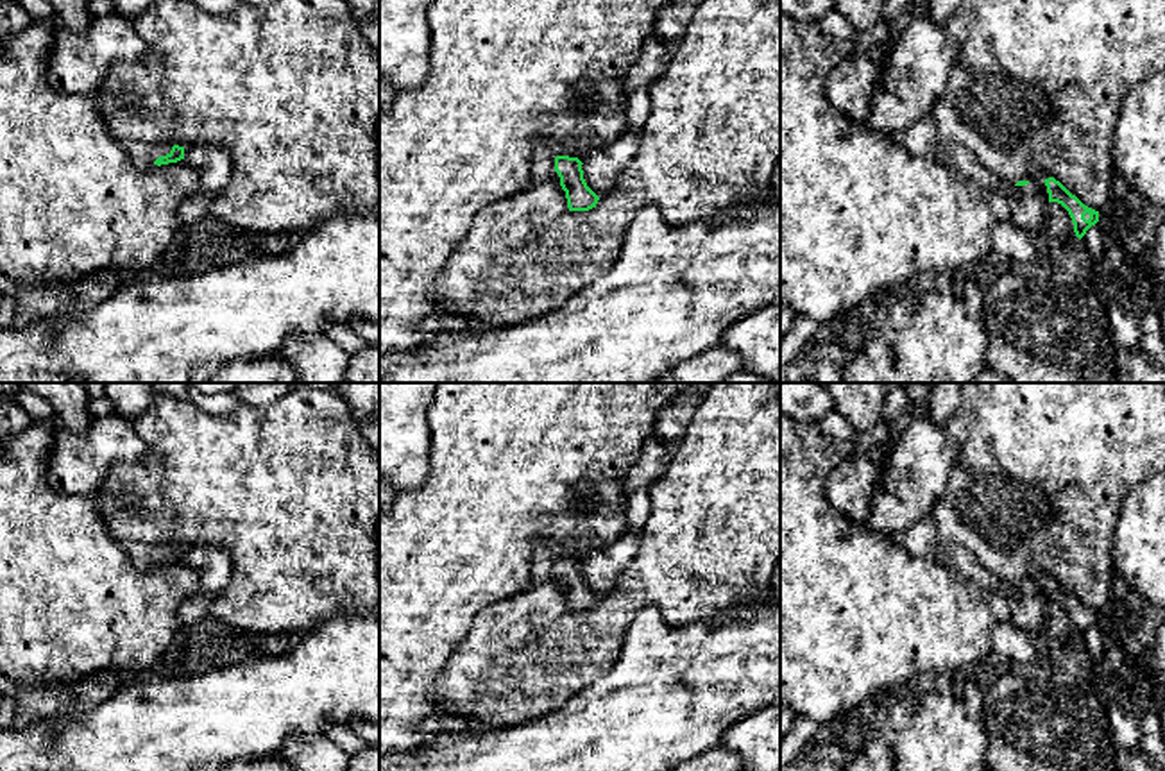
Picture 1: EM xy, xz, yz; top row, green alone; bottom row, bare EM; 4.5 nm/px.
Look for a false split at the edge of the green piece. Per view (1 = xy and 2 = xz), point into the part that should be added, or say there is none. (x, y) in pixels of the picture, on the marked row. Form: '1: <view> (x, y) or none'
1: xy (142, 154)
2: xz (543, 165)

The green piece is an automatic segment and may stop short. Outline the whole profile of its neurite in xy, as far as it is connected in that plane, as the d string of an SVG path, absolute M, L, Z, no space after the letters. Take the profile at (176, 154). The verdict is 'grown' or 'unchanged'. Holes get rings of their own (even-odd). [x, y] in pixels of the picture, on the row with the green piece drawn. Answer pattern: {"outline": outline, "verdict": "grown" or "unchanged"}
{"outline": "M123 141L122 143L132 165L140 170L147 170L150 165L168 165L184 159L184 147L174 143L141 143Z", "verdict": "grown"}

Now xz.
{"outline": "M537 141L531 159L531 177L539 182L557 182L565 191L569 211L589 211L600 197L583 179L578 157L557 156L546 141Z", "verdict": "grown"}

